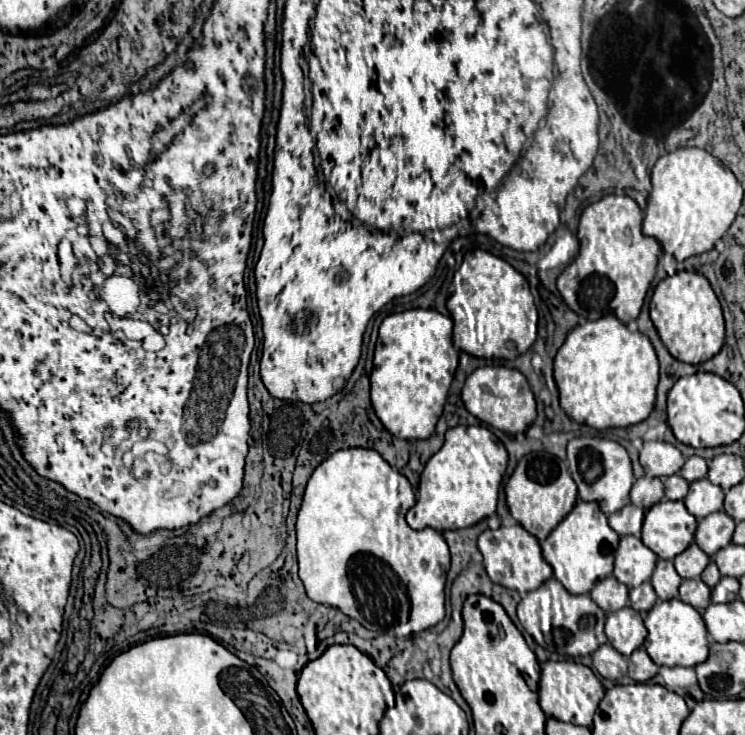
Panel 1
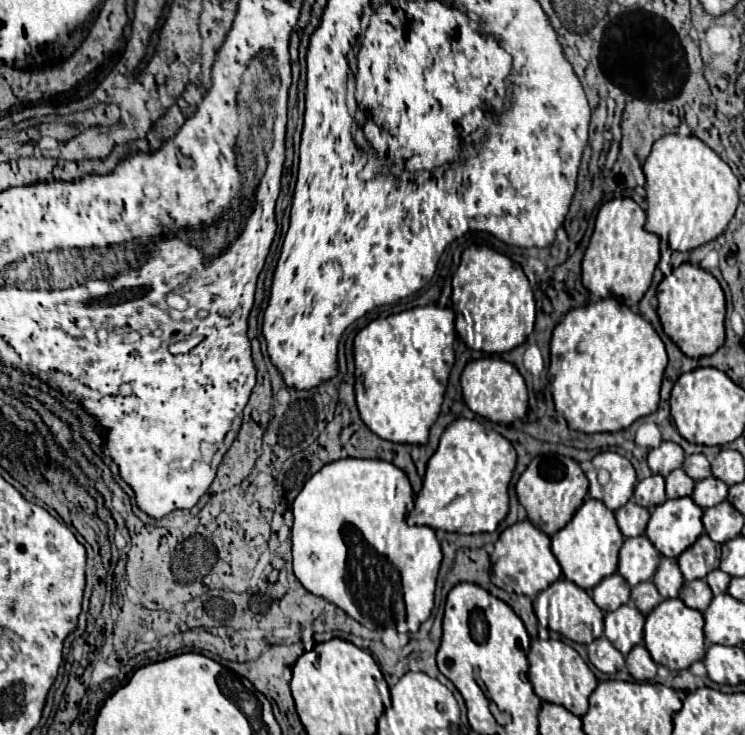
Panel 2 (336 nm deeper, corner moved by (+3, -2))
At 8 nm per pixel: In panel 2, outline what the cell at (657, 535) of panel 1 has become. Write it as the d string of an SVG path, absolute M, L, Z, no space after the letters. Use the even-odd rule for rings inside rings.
M681 497L679 501L667 499L665 503L657 505L651 513L649 525L647 525L647 537L655 545L655 549L665 557L679 557L687 547L691 547L697 537L703 533L703 509L693 503L691 497Z

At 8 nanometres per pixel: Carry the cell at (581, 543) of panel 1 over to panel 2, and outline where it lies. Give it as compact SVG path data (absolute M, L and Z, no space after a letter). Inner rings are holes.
M587 499L573 519L551 535L551 551L557 557L563 575L581 589L591 591L601 579L617 571L617 553L623 545L623 535L615 525L613 511L609 511L601 501Z

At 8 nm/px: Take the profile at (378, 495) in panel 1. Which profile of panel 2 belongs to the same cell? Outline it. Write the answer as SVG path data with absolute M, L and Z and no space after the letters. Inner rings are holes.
M347 457L331 461L319 469L293 501L292 565L299 583L309 593L327 599L369 629L383 631L387 627L396 627L399 633L417 633L419 625L433 609L441 547L433 529L407 525L407 501L413 501L411 483L399 467L387 461Z

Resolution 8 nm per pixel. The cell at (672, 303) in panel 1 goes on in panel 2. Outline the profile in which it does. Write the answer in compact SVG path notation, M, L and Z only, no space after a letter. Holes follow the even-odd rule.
M683 263L673 269L669 277L659 283L657 289L657 315L661 319L661 327L665 335L687 355L687 357L703 357L713 355L725 341L725 295L717 279L701 267L691 263Z

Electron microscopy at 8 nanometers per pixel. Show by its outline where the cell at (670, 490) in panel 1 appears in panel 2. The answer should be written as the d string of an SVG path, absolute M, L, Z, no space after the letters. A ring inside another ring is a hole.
M675 469L665 477L667 483L667 499L677 499L677 497L689 497L693 493L693 481L683 473L683 469Z

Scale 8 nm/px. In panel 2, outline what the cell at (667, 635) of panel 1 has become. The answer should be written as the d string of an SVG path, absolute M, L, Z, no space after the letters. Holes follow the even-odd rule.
M665 599L645 619L645 647L657 665L665 665L669 669L689 669L695 661L705 657L703 625L703 615L697 609L687 607L679 599Z

